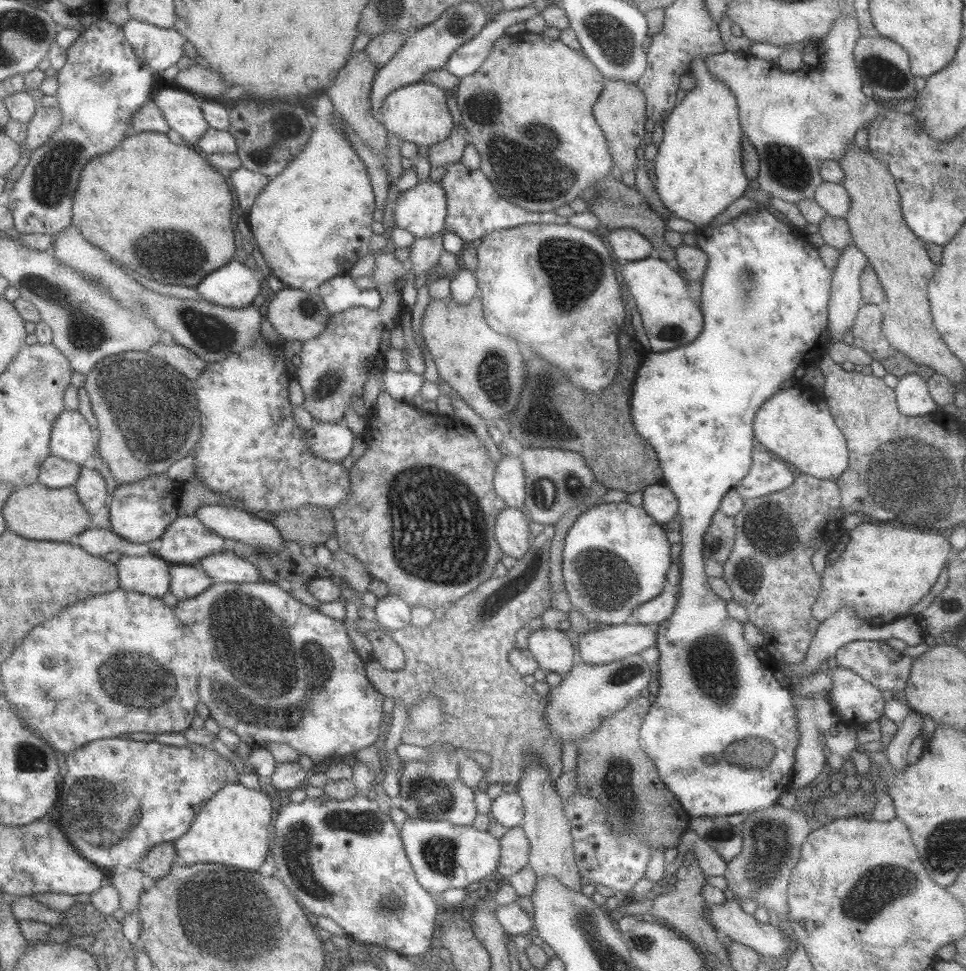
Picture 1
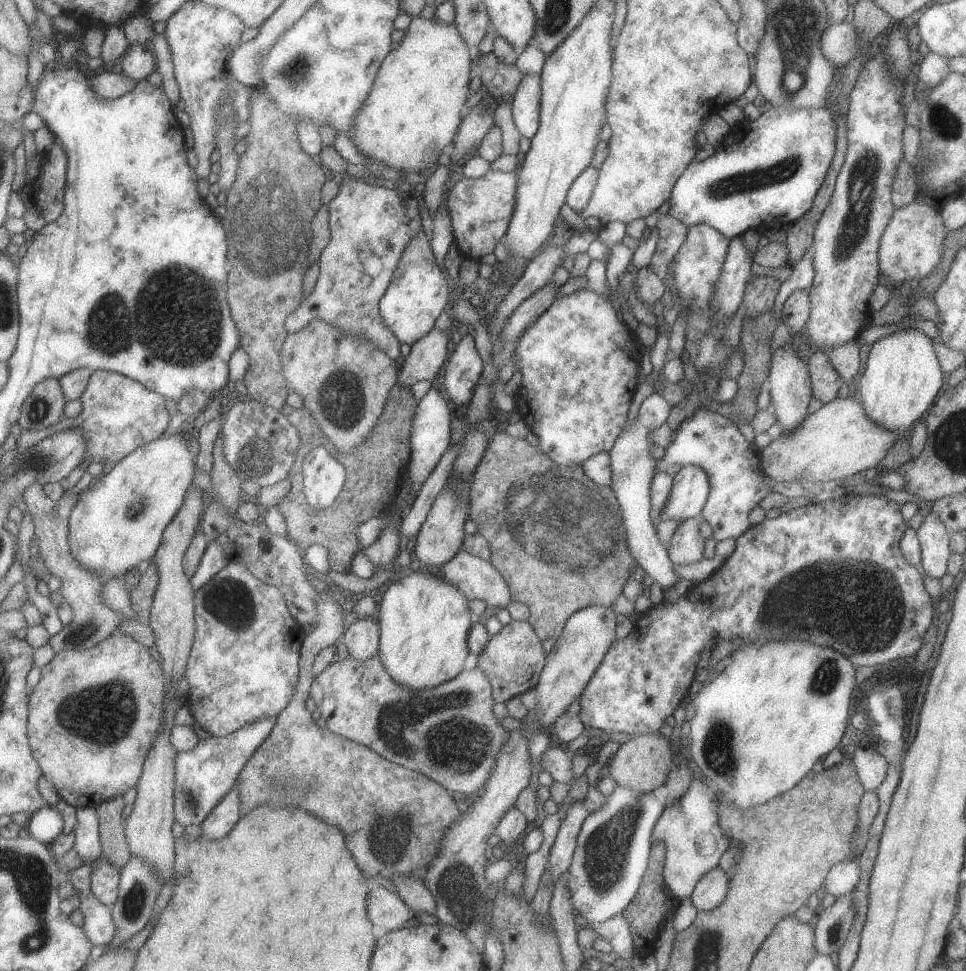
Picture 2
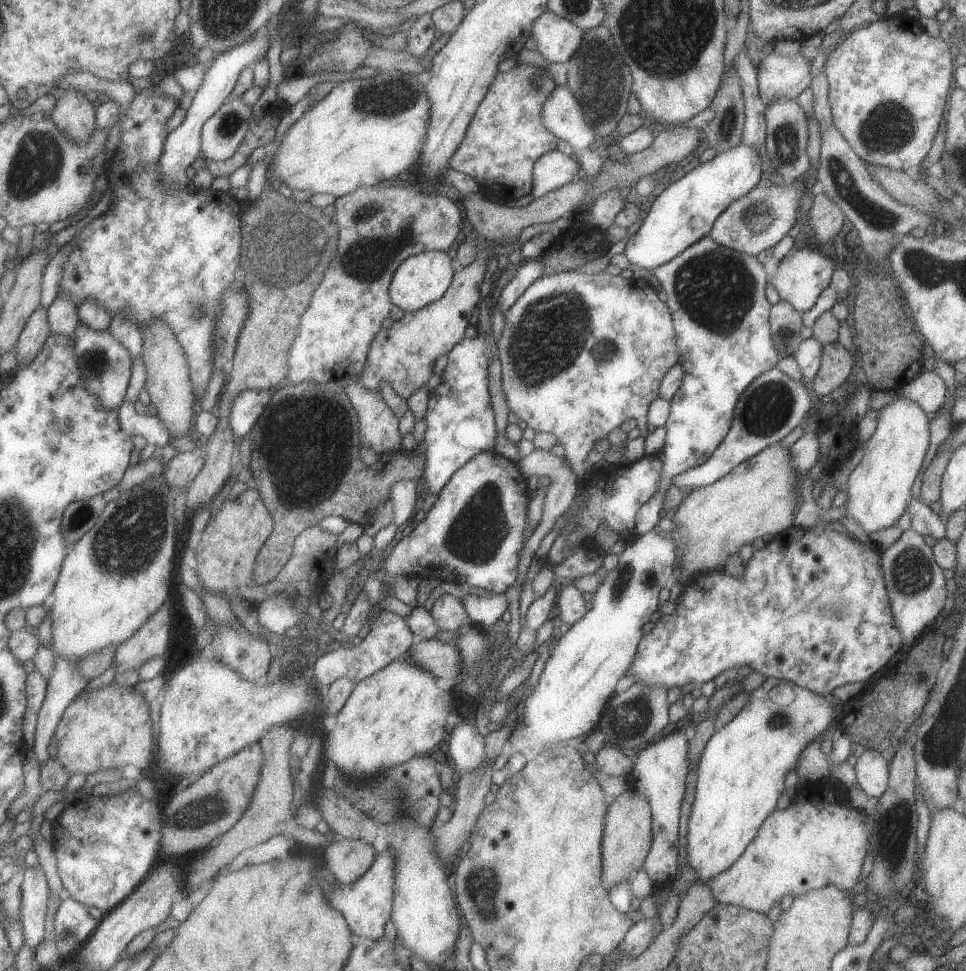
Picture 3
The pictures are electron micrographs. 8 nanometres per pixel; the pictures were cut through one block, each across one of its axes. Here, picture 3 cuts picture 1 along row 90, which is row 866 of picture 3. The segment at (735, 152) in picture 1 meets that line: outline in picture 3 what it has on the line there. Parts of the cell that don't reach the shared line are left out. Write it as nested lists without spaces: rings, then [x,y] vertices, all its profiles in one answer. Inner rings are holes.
[[[768,677],[762,686],[750,691],[750,700],[740,712],[722,728],[715,730],[706,744],[698,766],[696,798],[688,822],[688,864],[706,883],[716,874],[728,870],[756,838],[760,826],[777,809],[778,799],[786,789],[786,774],[797,770],[800,754],[834,720],[843,718],[843,704],[830,695],[820,695],[791,681]]]

